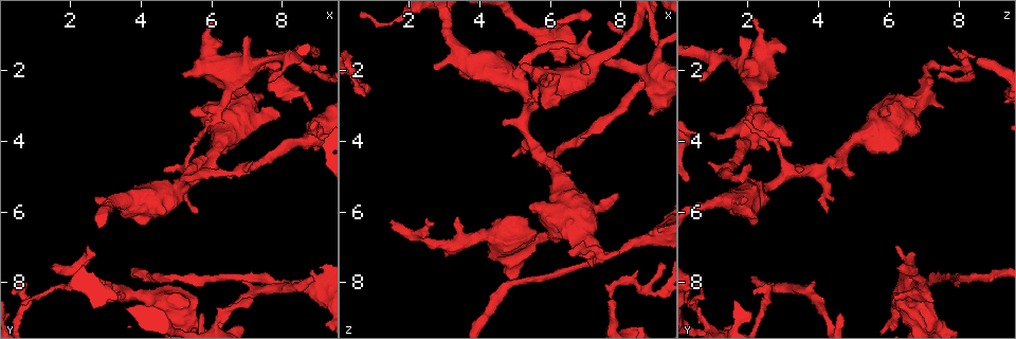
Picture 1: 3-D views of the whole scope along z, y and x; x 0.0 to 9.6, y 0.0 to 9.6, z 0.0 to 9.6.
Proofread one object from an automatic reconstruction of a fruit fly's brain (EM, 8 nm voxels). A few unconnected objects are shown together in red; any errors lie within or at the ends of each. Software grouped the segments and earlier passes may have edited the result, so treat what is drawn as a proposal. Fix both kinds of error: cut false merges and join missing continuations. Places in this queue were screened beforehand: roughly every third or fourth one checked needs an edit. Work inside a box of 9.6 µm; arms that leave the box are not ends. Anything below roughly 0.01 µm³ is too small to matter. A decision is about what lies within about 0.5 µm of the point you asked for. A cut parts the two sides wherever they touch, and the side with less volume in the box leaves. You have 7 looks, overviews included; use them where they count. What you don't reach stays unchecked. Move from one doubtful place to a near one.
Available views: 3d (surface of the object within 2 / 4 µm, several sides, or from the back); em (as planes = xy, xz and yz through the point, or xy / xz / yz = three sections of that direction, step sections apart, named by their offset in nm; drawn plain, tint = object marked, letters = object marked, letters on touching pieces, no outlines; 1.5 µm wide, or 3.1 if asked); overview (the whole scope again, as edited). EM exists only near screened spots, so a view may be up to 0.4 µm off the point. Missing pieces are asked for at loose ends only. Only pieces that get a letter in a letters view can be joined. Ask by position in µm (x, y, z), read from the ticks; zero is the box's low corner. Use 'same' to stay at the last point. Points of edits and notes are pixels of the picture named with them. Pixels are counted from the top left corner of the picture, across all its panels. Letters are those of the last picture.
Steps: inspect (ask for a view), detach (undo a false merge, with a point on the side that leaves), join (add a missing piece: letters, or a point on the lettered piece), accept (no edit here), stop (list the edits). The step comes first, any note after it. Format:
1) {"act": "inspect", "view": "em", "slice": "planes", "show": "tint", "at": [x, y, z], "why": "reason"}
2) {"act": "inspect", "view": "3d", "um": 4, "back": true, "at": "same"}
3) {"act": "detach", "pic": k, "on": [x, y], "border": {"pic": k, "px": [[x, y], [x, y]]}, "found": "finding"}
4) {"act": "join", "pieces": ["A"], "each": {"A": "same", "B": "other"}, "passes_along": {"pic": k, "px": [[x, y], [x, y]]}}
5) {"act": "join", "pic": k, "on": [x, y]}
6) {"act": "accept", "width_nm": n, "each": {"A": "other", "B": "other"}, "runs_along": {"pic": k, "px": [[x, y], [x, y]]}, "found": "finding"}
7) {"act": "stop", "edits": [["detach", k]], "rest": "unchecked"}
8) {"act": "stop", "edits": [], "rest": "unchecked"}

{"act": "inspect", "view": "3d", "um": 4, "at": [8.90, 7.85, 2.15], "why": "free end"}

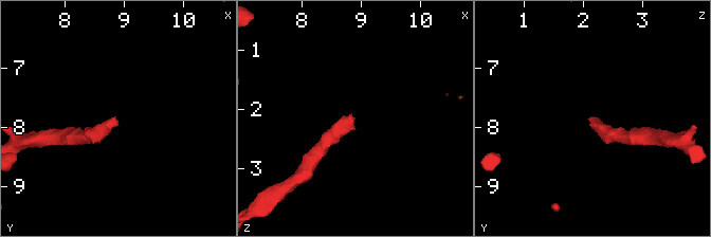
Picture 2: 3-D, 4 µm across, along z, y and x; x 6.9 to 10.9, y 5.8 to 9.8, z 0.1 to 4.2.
{"act": "inspect", "view": "em", "slice": "planes", "show": "letters", "at": [8.85, 7.85, 2.10]}

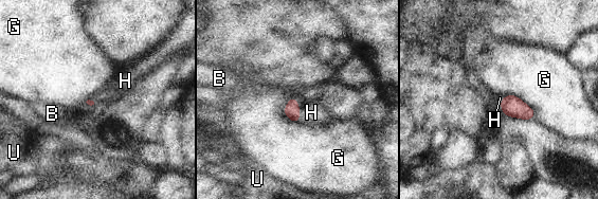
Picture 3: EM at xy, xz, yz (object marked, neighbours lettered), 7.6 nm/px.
{"act": "join", "pieces": ["H"], "each": {"B": "other", "G": "other", "H": "same", "U": "other"}, "passes_along": {"pic": 3, "px": [[291, 110], [298, 109], [311, 112]]}, "found": "it goes on there"}

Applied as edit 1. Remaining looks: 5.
{"act": "inspect", "view": "overview"}

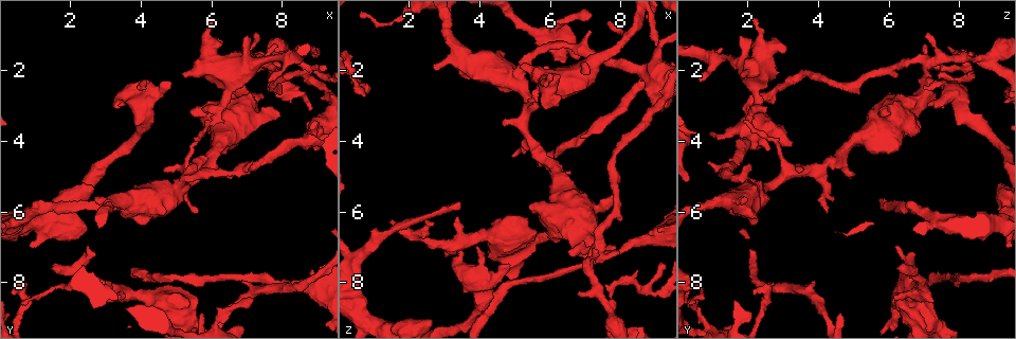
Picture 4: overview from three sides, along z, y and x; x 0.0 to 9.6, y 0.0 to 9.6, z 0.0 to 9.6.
{"act": "inspect", "view": "3d", "um": 4, "at": [8.70, 1.85, 8.15], "why": "sharp bend"}

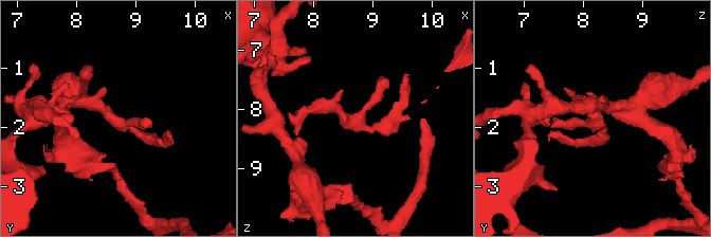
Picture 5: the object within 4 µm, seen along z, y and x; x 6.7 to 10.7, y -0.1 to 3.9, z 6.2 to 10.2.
{"act": "inspect", "view": "em", "slice": "xy", "step": 4, "show": "letters", "at": [8.65, 1.85, 8.15]}

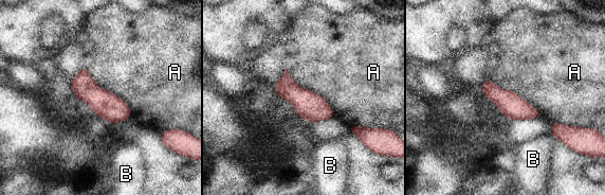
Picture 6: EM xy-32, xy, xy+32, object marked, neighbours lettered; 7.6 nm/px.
{"act": "accept", "width_nm": 180, "longest_contact_nm": ["A", 550], "each": {"A": "other", "B": "other"}, "found": "all the same neuron"}

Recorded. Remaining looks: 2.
{"act": "stop", "edits": [["join", 3]], "rest": "unchecked"}

